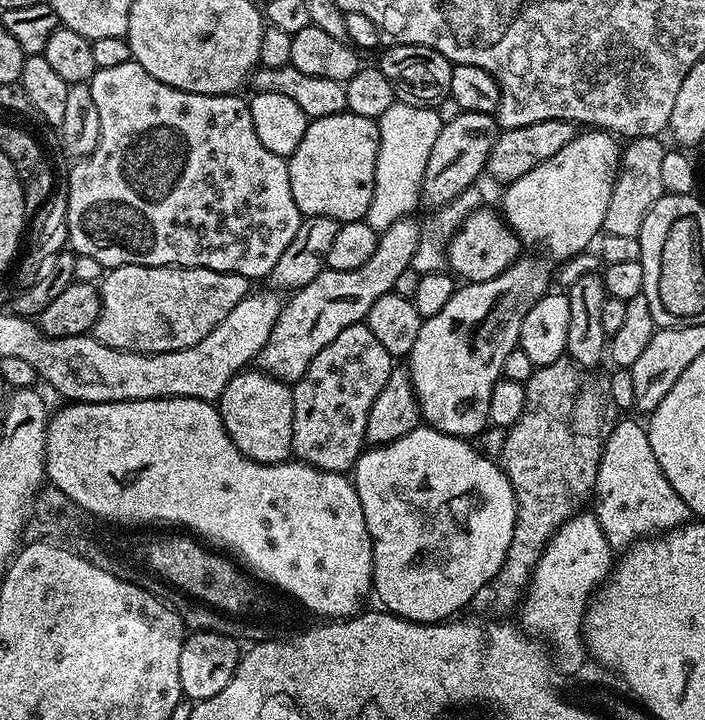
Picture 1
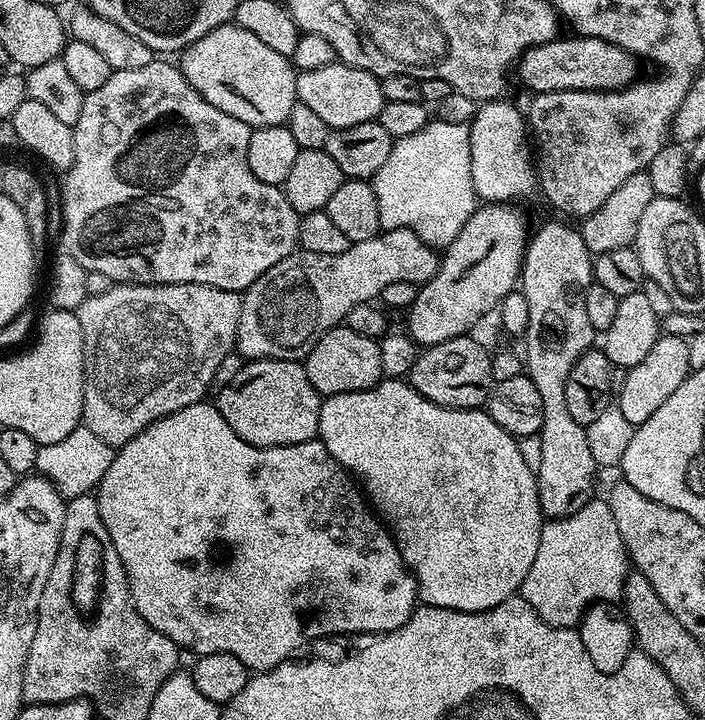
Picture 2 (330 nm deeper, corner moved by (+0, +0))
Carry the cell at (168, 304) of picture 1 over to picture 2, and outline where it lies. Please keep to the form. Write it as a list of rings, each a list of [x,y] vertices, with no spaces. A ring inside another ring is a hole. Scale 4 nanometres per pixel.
[[[116,282],[113,283],[110,290],[106,290],[106,294],[94,294],[86,297],[78,310],[84,339],[83,427],[94,430],[94,434],[98,434],[98,438],[102,438],[102,442],[106,442],[110,447],[118,450],[126,442],[130,442],[130,438],[142,434],[142,430],[146,430],[146,426],[150,426],[154,421],[174,414],[191,404],[201,403],[207,397],[204,395],[213,387],[218,366],[221,365],[223,358],[230,355],[236,348],[236,335],[241,314],[241,293],[218,290],[218,286],[206,286],[205,284],[121,284]]]

